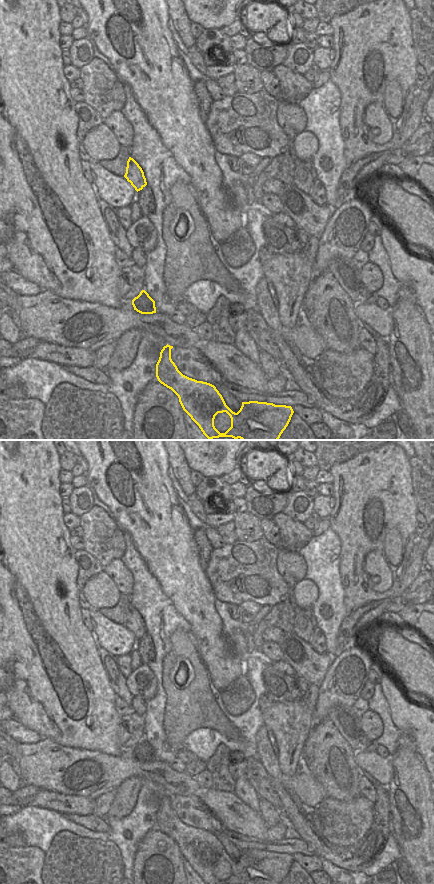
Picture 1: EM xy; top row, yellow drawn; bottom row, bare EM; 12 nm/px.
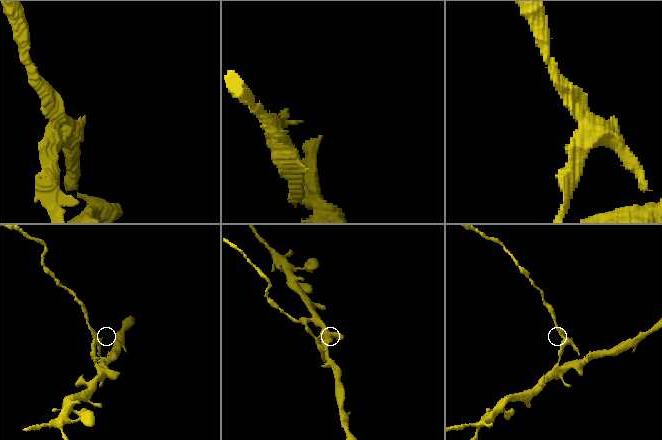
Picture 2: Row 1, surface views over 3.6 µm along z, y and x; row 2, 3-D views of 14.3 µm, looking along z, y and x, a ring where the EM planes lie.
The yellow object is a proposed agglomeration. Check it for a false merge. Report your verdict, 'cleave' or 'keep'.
cleave

